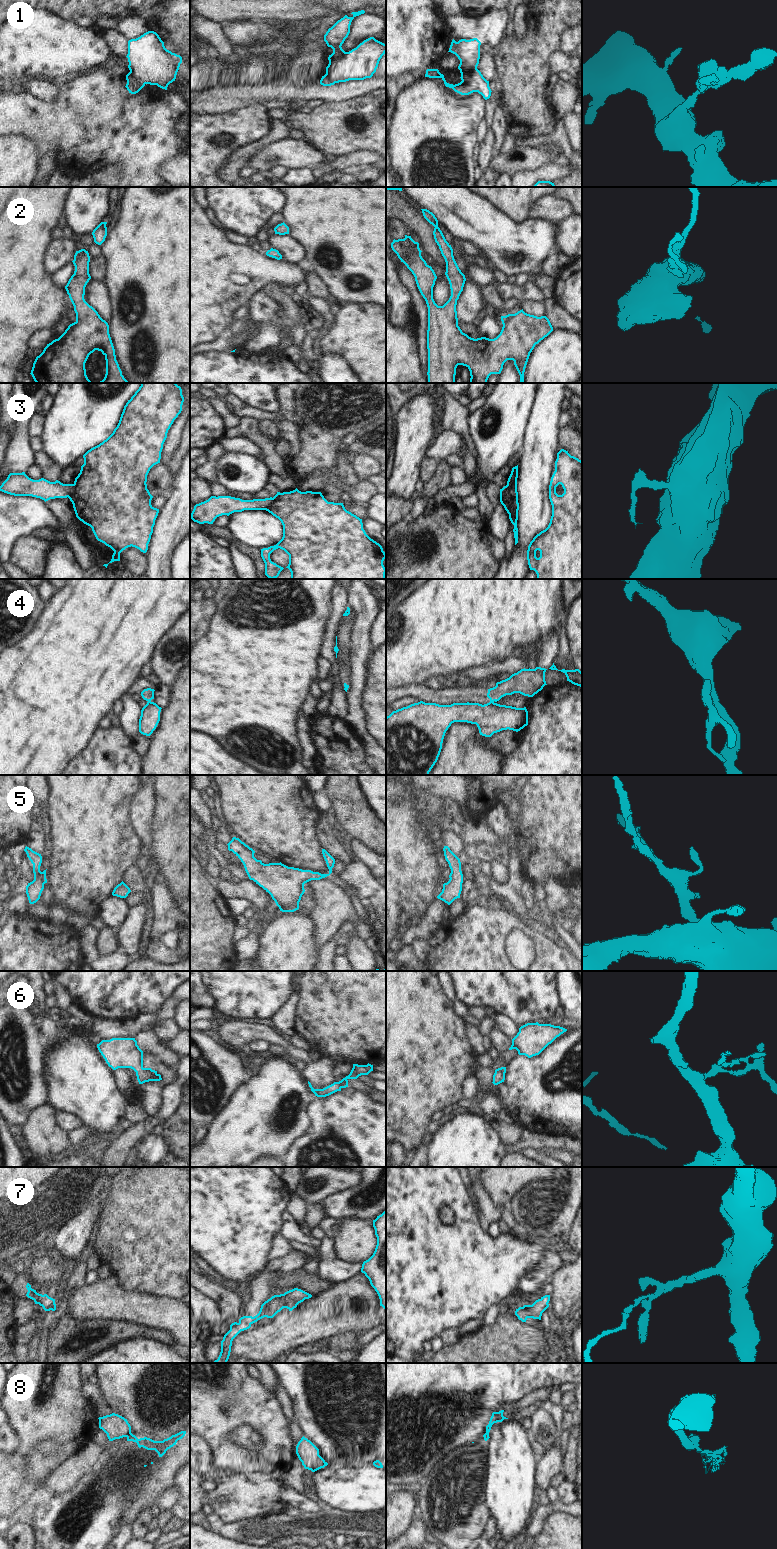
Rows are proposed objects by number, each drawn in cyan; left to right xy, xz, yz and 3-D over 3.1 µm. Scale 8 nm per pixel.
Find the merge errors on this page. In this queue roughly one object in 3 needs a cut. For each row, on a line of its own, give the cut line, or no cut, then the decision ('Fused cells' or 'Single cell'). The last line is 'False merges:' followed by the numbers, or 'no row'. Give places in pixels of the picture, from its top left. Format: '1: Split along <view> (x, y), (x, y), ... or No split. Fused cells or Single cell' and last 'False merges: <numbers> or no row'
1: Split along xz (346, 52), (341, 58), (329, 63). Fused cells
2: No split. Single cell
3: Split along xy (73, 484), (73, 490), (67, 496). Fused cells
4: Split along yz (490, 700), (493, 702). Fused cells
5: No split. Single cell
6: No split. Single cell
7: No split. Single cell
8: Split along xy (130, 1432), (126, 1436). Fused cells
False merges: 1, 3, 4, 8

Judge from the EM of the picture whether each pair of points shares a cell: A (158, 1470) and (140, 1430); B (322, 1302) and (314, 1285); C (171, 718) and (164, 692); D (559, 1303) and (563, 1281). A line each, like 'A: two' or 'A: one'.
A: two
B: two
C: two
D: one

